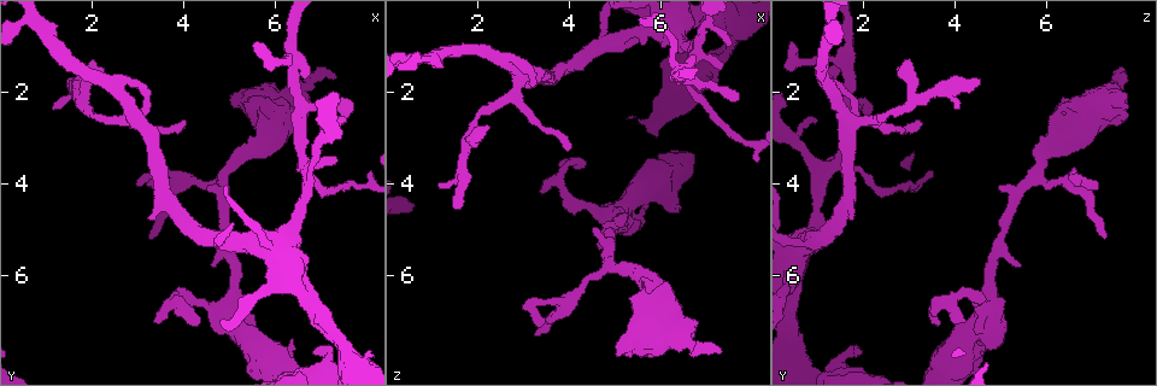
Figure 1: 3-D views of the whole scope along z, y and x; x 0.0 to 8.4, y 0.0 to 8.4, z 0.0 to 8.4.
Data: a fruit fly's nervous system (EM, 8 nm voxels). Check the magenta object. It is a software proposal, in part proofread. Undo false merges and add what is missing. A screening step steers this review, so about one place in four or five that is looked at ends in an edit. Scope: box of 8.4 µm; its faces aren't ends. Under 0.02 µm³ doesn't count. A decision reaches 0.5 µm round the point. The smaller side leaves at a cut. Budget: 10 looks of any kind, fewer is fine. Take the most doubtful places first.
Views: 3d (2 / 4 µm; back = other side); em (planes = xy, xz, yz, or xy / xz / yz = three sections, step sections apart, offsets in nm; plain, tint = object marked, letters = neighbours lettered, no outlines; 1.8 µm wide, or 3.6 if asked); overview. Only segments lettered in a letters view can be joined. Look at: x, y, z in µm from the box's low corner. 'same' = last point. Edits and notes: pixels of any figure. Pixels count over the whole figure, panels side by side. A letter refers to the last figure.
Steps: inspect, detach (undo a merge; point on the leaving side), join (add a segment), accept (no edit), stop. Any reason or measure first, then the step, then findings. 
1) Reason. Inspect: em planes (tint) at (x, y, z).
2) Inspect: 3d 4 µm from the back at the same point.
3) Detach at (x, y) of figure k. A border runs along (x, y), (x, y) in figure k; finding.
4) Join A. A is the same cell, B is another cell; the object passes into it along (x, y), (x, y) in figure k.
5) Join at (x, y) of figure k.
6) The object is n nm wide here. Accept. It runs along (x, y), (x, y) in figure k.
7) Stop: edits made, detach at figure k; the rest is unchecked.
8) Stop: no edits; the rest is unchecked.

Free end. Inspect: em 3.6 µm xy step 4 (letters) at (5.80, 1.85, 7.45).

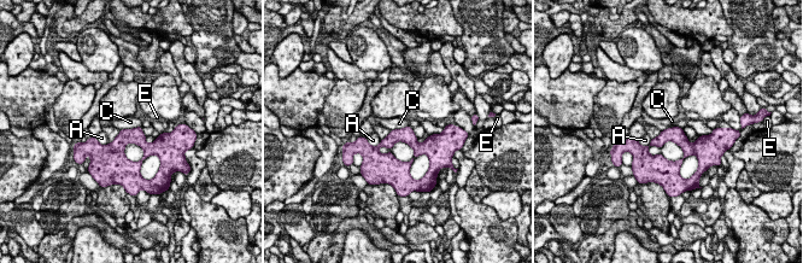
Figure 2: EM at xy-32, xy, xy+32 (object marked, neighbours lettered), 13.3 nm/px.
Inspect: em 3.6 µm planes (letters) at the same point.

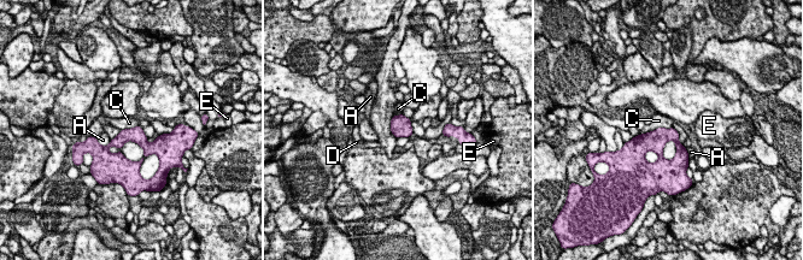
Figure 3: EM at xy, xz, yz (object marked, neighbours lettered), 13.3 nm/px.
The longest contact is with C, 440 nm. Accept. A, C, D and E are other cells; none of them fits.

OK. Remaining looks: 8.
An open end. Inspect: 3d 4 µm at (1.65, 1.75, 4.60).

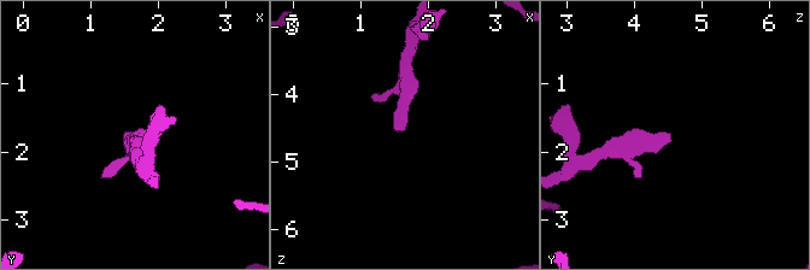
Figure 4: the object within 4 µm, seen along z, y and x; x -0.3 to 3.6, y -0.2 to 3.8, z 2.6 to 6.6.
Now the EM. Inspect: em 3.6 µm planes (letters) at (1.65, 1.75, 4.55).

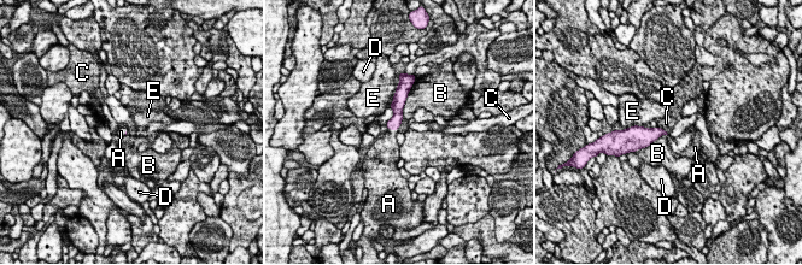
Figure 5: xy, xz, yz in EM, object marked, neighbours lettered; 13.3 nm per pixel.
Join A. A is the same cell, B, C, D and E are other cells; the object passes into it along (393, 123), (392, 129), (385, 146) in figure 5; the neuron continues.

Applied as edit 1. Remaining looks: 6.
Arms part here. Inspect: 3d 4 µm at (5.80, 7.75, 3.95).

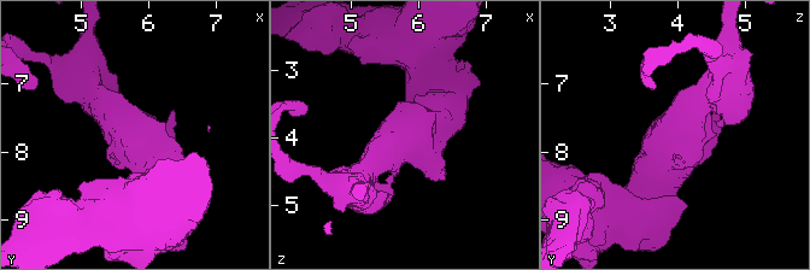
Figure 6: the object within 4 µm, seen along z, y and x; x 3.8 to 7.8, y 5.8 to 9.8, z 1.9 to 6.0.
Inspect: em 3.6 µm planes (tint) at (5.85, 7.75, 3.95).

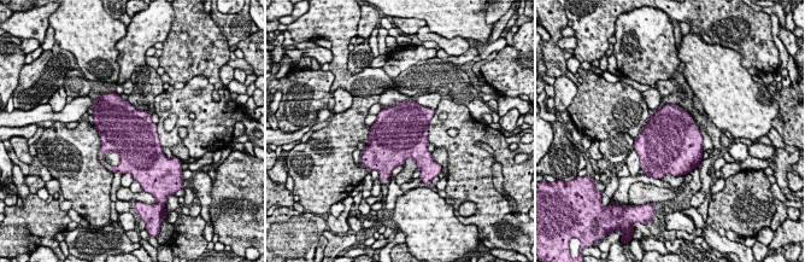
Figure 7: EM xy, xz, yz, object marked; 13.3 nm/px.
Inspect: em 3.6 µm planes (letters) at the same point.

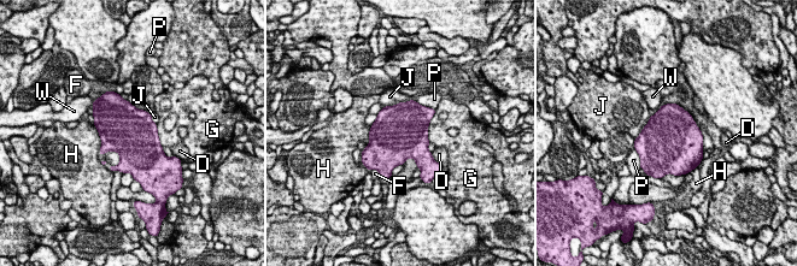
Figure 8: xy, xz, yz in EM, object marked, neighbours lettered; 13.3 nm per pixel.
The longest contact is with J, 440 nm. Accept. D, F, G, H, J, P and W are other cells; a border runs along (414, 99), (384, 107) in figure 8; continuous, no second neuron.

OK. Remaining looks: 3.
Thin end. Inspect: em xy step 8 (letters) at (3.35, 3.80, 6.55).

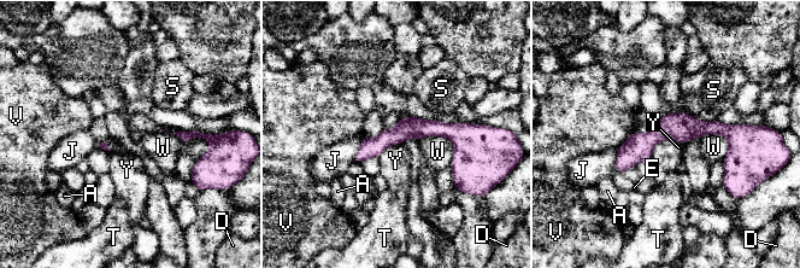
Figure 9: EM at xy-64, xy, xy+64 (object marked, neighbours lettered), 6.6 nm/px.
Inspect: em planes (letters) at the same point.

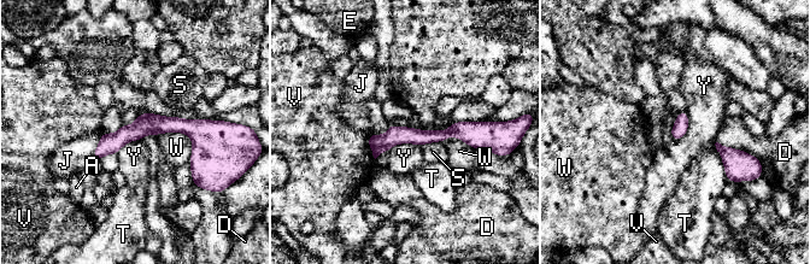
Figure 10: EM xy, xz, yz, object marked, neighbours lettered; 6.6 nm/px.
Accept. A, D, E, J, S, T, V, W and Y are other cells; none of them fits.

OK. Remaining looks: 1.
Stop: edits made, join at figure 5; the rest is unchecked.

